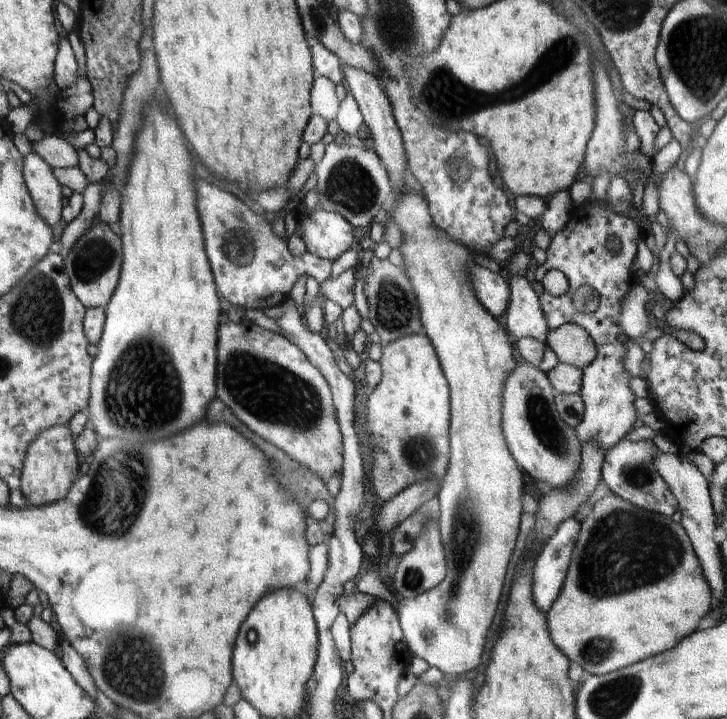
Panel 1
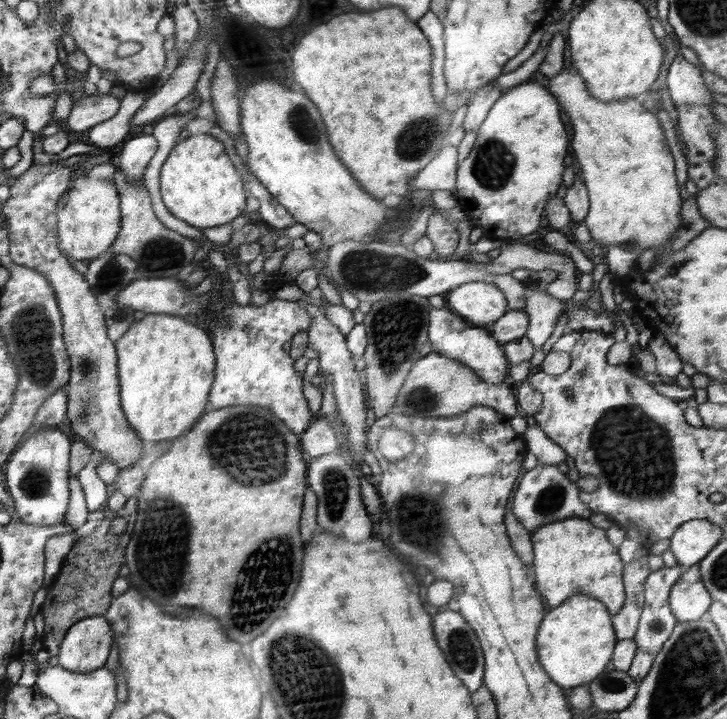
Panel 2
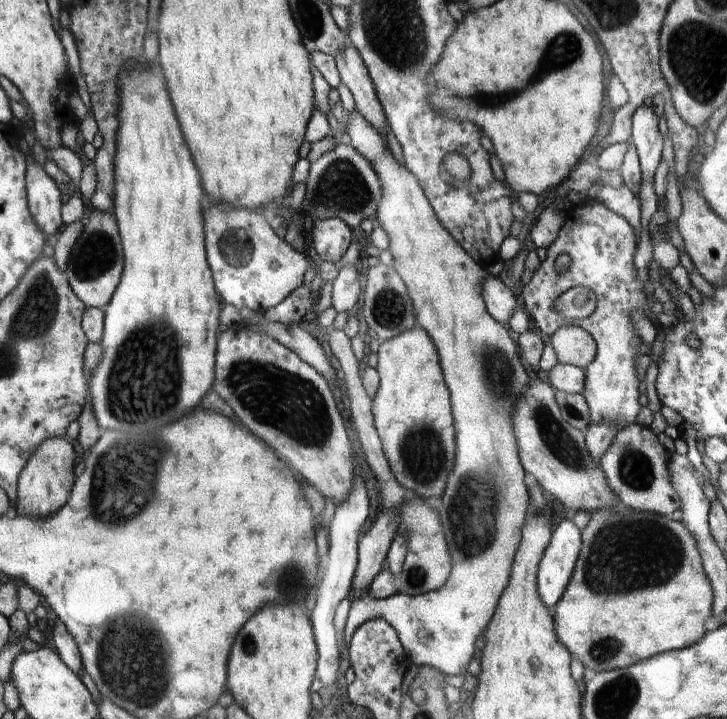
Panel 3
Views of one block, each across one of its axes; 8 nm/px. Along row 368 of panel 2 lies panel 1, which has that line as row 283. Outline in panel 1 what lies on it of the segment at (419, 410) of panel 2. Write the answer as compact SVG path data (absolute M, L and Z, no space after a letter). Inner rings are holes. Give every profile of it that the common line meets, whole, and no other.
M409 189L408 192L404 192L400 196L400 200L396 202L394 210L392 210L392 221L398 224L398 228L402 230L402 246L400 246L399 251L402 252L404 256L404 267L408 276L411 277L412 285L415 286L415 292L419 298L420 309L422 312L422 322L423 322L423 332L431 338L432 344L435 345L436 353L439 354L440 367L442 368L442 373L448 382L451 390L451 400L452 400L452 412L451 412L451 457L450 457L450 467L447 469L447 473L440 480L439 491L438 491L438 514L436 514L436 522L438 524L438 529L441 536L441 542L445 554L446 560L446 577L444 581L424 592L416 598L403 598L396 595L396 600L393 602L396 612L400 612L400 625L403 626L404 630L404 640L408 642L408 647L414 653L414 655L422 660L425 660L430 667L435 667L444 672L444 675L455 677L457 675L465 675L467 672L472 672L476 670L476 666L480 664L482 660L482 652L484 652L484 642L486 641L486 634L488 634L488 628L498 612L498 604L500 604L500 598L502 598L502 592L504 592L504 580L506 580L506 572L508 572L508 564L510 564L510 558L512 558L512 552L516 548L516 536L518 536L518 530L522 530L520 525L520 516L522 516L522 488L526 482L522 482L522 472L518 470L514 458L510 456L511 450L508 450L507 440L503 434L503 389L504 384L507 383L508 376L515 372L516 362L512 358L512 346L506 338L506 332L502 330L502 326L488 314L487 310L483 308L482 302L479 298L475 296L475 289L472 288L471 278L468 276L468 272L471 269L471 265L474 263L472 259L472 252L467 248L464 248L462 244L458 241L450 239L441 229L435 226L434 218L431 216L429 205L427 201L418 195L415 191Z

